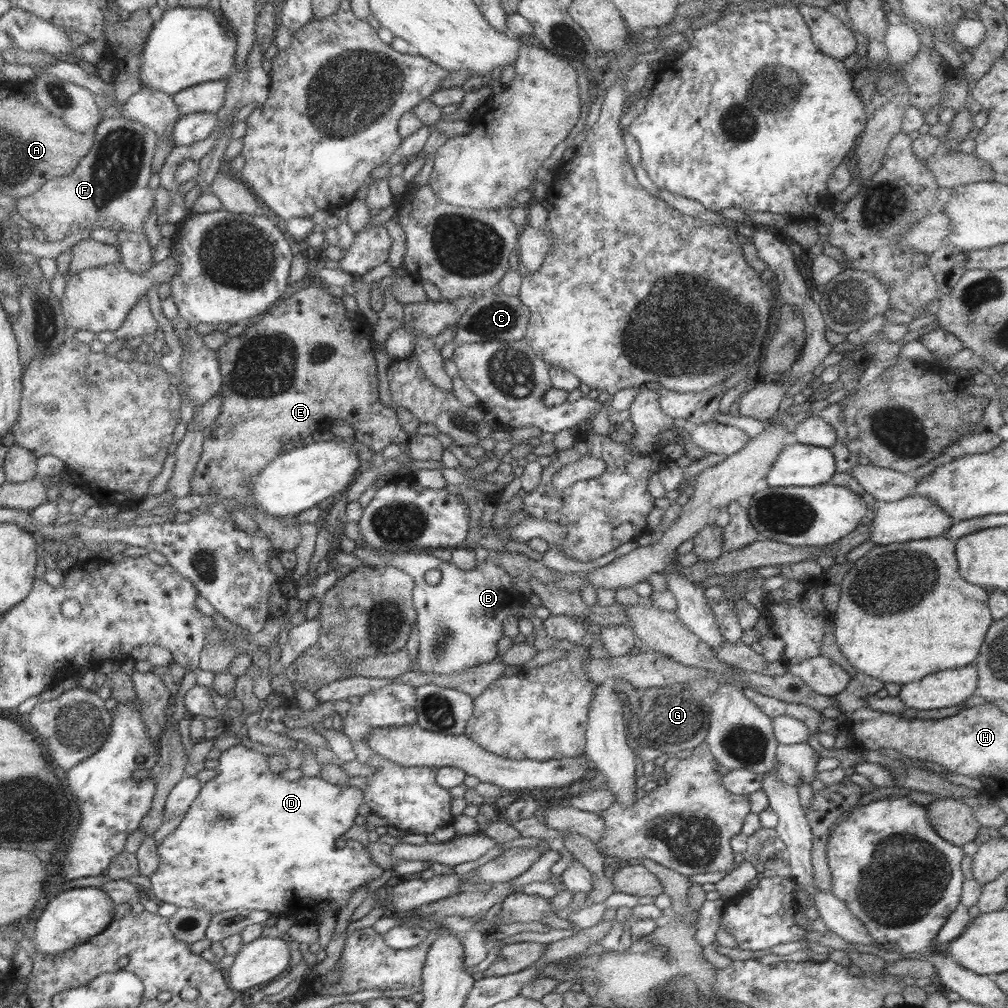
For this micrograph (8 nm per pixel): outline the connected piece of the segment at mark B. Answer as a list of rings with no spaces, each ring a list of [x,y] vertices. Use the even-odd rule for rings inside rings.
[[[391,552],[379,554],[387,565],[394,566],[413,578],[412,601],[415,607],[418,628],[417,656],[415,670],[425,674],[455,674],[464,669],[473,668],[482,663],[489,663],[497,657],[497,642],[503,636],[503,620],[509,616],[519,618],[519,608],[528,598],[519,593],[511,584],[511,577],[496,564],[493,557],[487,557],[470,569],[461,570],[449,561],[442,561],[427,552]],[[427,570],[439,570],[437,584],[425,582]]]

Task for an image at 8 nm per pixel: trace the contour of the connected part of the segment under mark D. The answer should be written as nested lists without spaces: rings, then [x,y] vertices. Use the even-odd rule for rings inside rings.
[[[245,742],[237,743],[221,751],[214,770],[215,776],[200,785],[189,808],[183,813],[183,817],[174,831],[167,834],[161,840],[161,843],[156,846],[158,865],[157,869],[148,878],[151,883],[151,894],[155,896],[157,903],[168,902],[177,908],[197,909],[209,913],[209,915],[239,908],[259,910],[269,912],[271,916],[275,917],[291,916],[295,925],[313,924],[317,926],[317,921],[319,921],[319,917],[321,917],[321,913],[327,908],[327,905],[335,905],[333,913],[337,915],[359,886],[377,880],[385,871],[371,858],[368,848],[363,847],[359,842],[346,839],[344,842],[337,844],[337,840],[351,828],[351,825],[354,824],[353,818],[358,815],[358,806],[363,803],[361,789],[353,786],[331,784],[319,776],[301,776],[295,781],[285,781],[281,779],[279,773],[269,770],[267,754],[249,749]]]

